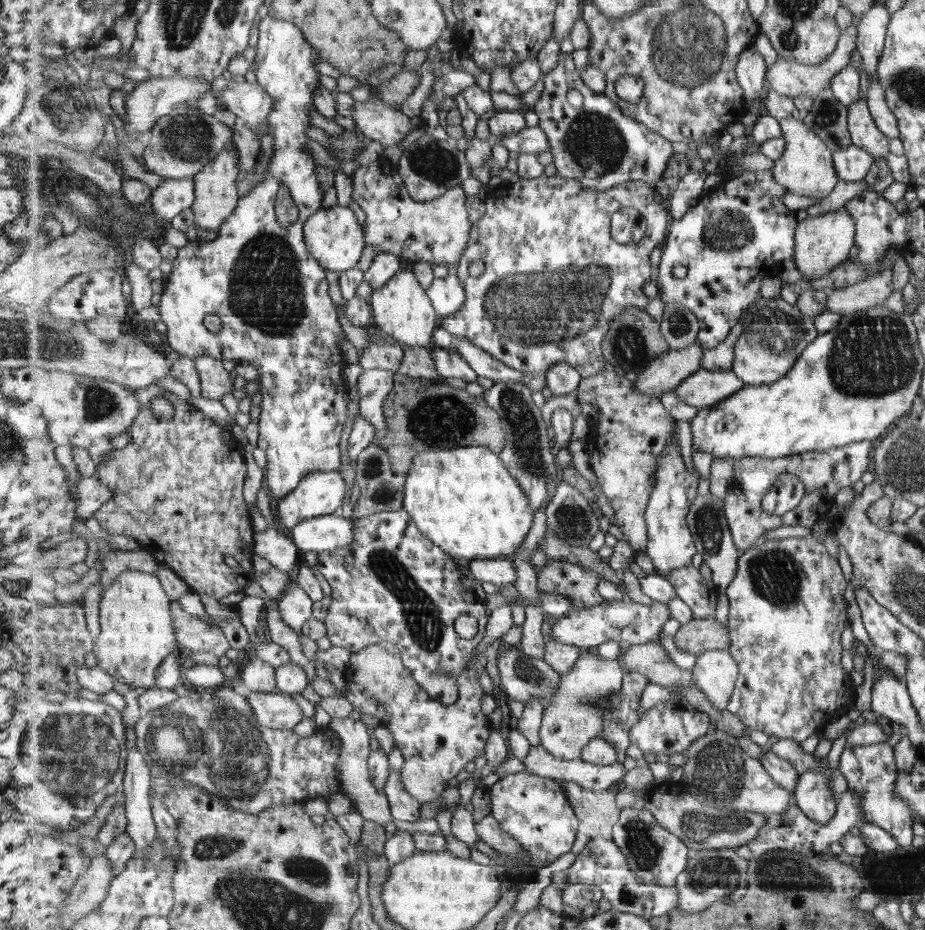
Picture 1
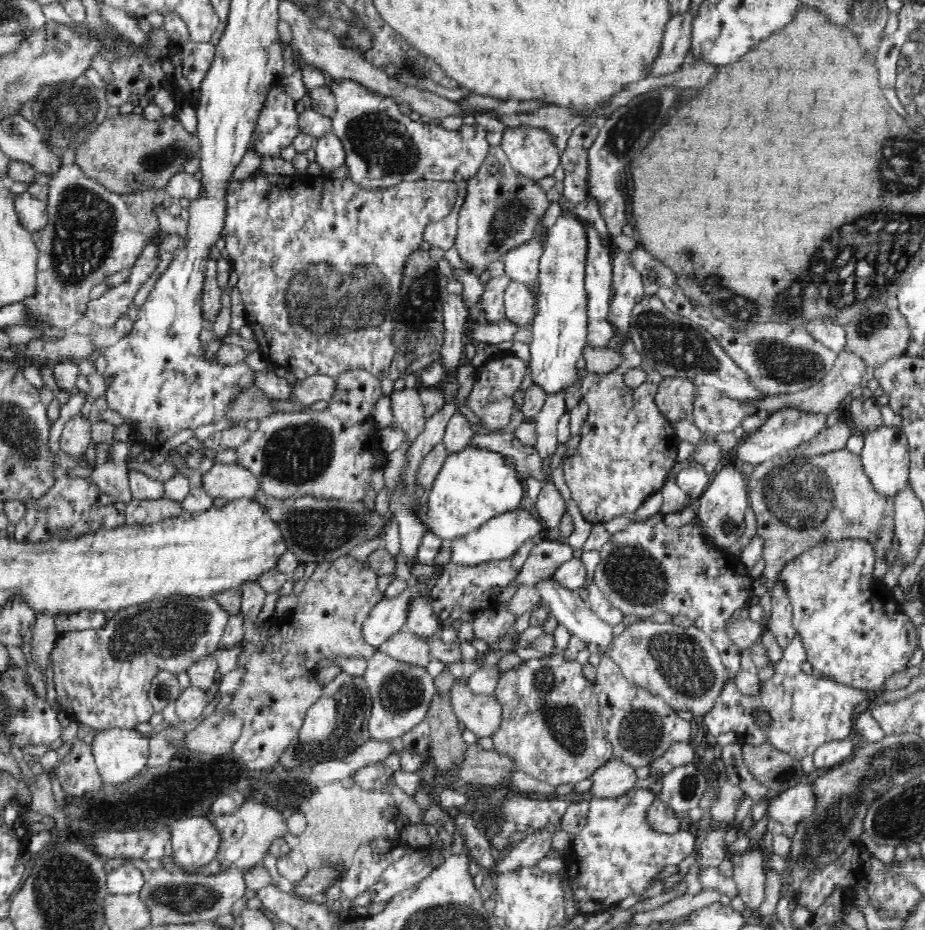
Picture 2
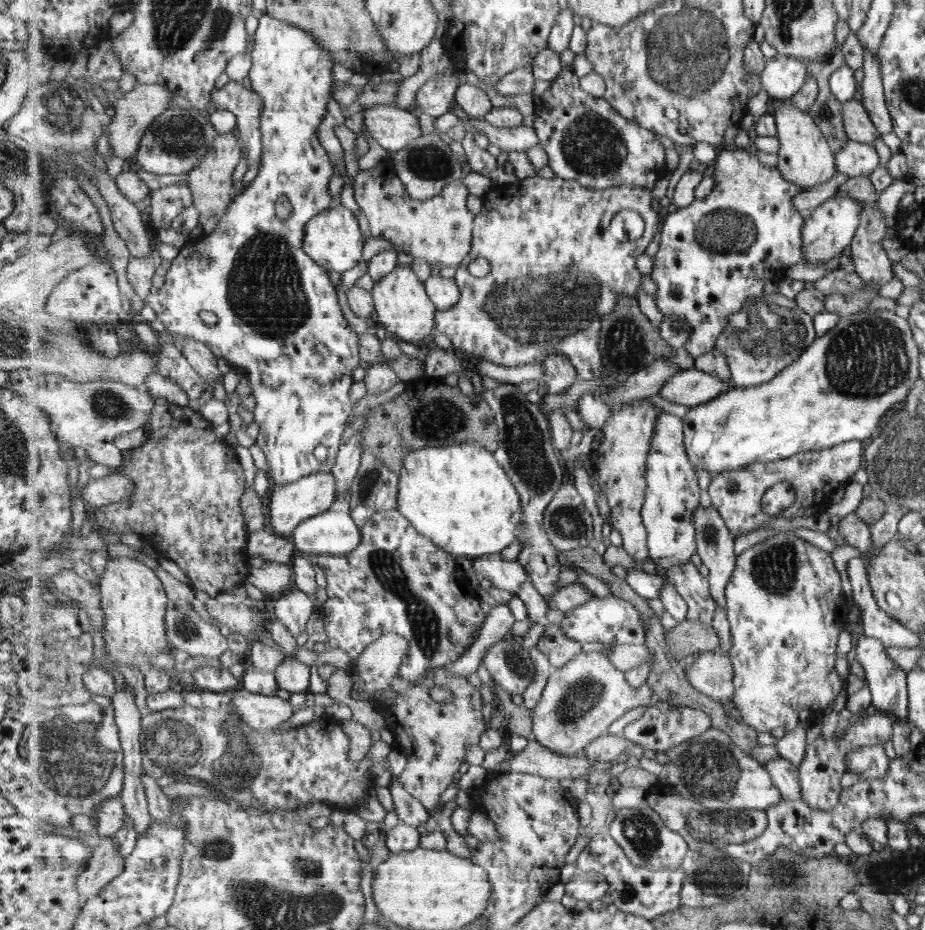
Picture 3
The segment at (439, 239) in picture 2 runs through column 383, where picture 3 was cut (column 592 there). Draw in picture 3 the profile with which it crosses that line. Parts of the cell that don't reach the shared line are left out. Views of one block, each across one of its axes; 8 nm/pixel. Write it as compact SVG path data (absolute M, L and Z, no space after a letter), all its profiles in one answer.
M565 67L560 73L548 77L550 86L537 101L533 126L537 129L540 145L547 153L548 165L556 177L577 180L584 187L592 189L633 184L651 190L658 180L668 175L667 150L653 131L625 118L604 96L596 97L587 93L572 67Z

